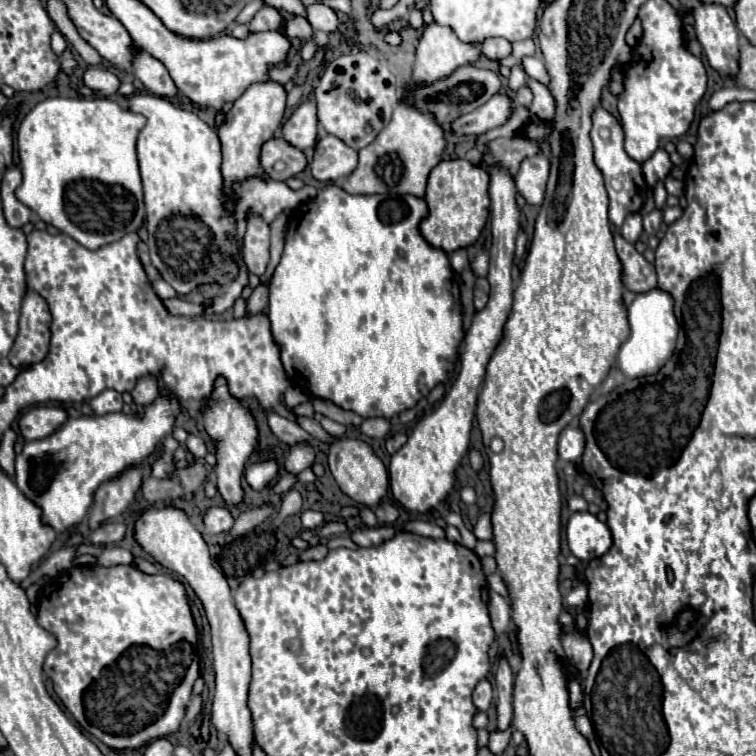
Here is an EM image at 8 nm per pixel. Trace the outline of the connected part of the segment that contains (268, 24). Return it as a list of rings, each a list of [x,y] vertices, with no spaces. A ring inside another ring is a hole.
[[[262,6],[254,20],[248,24],[250,32],[262,32],[262,30],[282,30],[284,28],[284,16],[274,6]]]

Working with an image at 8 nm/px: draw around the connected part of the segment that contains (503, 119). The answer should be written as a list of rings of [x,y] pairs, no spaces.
[[[494,94],[486,104],[478,106],[478,110],[460,116],[452,128],[456,134],[474,134],[480,136],[492,128],[504,126],[512,116],[512,98],[508,94]]]

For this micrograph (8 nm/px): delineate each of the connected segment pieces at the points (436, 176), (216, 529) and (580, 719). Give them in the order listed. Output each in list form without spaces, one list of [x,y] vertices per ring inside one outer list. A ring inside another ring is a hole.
[[[460,158],[442,160],[428,176],[428,188],[424,200],[430,212],[420,222],[420,234],[424,236],[424,240],[434,248],[444,250],[446,254],[458,248],[468,248],[480,236],[490,214],[488,172]]]
[[[210,508],[200,524],[200,532],[204,536],[216,536],[222,532],[228,532],[232,528],[234,520],[232,514],[228,512],[228,508]]]
[[[583,707],[576,711],[575,720],[576,727],[583,736],[585,736],[587,739],[590,739],[592,736],[594,736],[591,721]]]

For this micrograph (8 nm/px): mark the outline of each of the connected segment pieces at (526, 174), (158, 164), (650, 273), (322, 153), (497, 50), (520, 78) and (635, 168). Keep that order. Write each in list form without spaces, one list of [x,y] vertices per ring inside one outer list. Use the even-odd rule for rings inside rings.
[[[542,154],[522,160],[520,172],[516,174],[516,188],[520,188],[518,192],[524,196],[528,204],[542,204],[544,192],[546,192],[548,168],[550,168],[550,162]]]
[[[134,94],[128,98],[128,110],[146,116],[146,126],[138,134],[138,164],[140,164],[140,174],[142,174],[142,184],[144,184],[144,204],[146,204],[146,228],[148,228],[148,248],[150,248],[150,258],[152,264],[158,268],[162,278],[182,296],[190,294],[200,286],[202,282],[218,282],[222,286],[228,286],[236,274],[238,274],[238,264],[236,264],[236,222],[246,216],[250,210],[252,214],[264,216],[266,222],[272,222],[282,210],[286,208],[296,208],[316,196],[314,186],[304,186],[300,190],[288,188],[284,182],[268,180],[262,182],[260,178],[252,178],[242,186],[242,198],[238,198],[236,212],[232,216],[226,216],[222,210],[222,174],[220,174],[220,142],[216,132],[200,120],[194,112],[182,110],[174,106],[168,98],[160,98],[154,94]]]
[[[618,232],[614,234],[616,252],[622,262],[622,284],[626,290],[634,294],[644,294],[656,288],[656,272],[654,264],[650,264],[636,248],[626,242]]]
[[[324,136],[316,144],[314,158],[310,162],[312,176],[320,182],[338,182],[354,172],[358,164],[358,152],[346,146],[336,136]]]
[[[486,38],[482,42],[482,52],[490,60],[506,58],[506,56],[512,54],[512,44],[506,38]]]
[[[515,66],[511,68],[510,76],[508,77],[508,85],[513,92],[517,92],[526,82],[526,74],[524,70]]]
[[[596,108],[596,112],[594,112],[594,126],[592,126],[590,136],[592,136],[592,144],[594,144],[594,162],[602,170],[604,182],[606,182],[606,188],[608,188],[608,198],[610,198],[610,212],[608,212],[608,216],[610,216],[612,226],[620,228],[624,218],[628,214],[632,214],[632,212],[638,212],[642,208],[642,204],[644,204],[646,182],[644,182],[642,166],[626,154],[622,126],[604,108]]]

